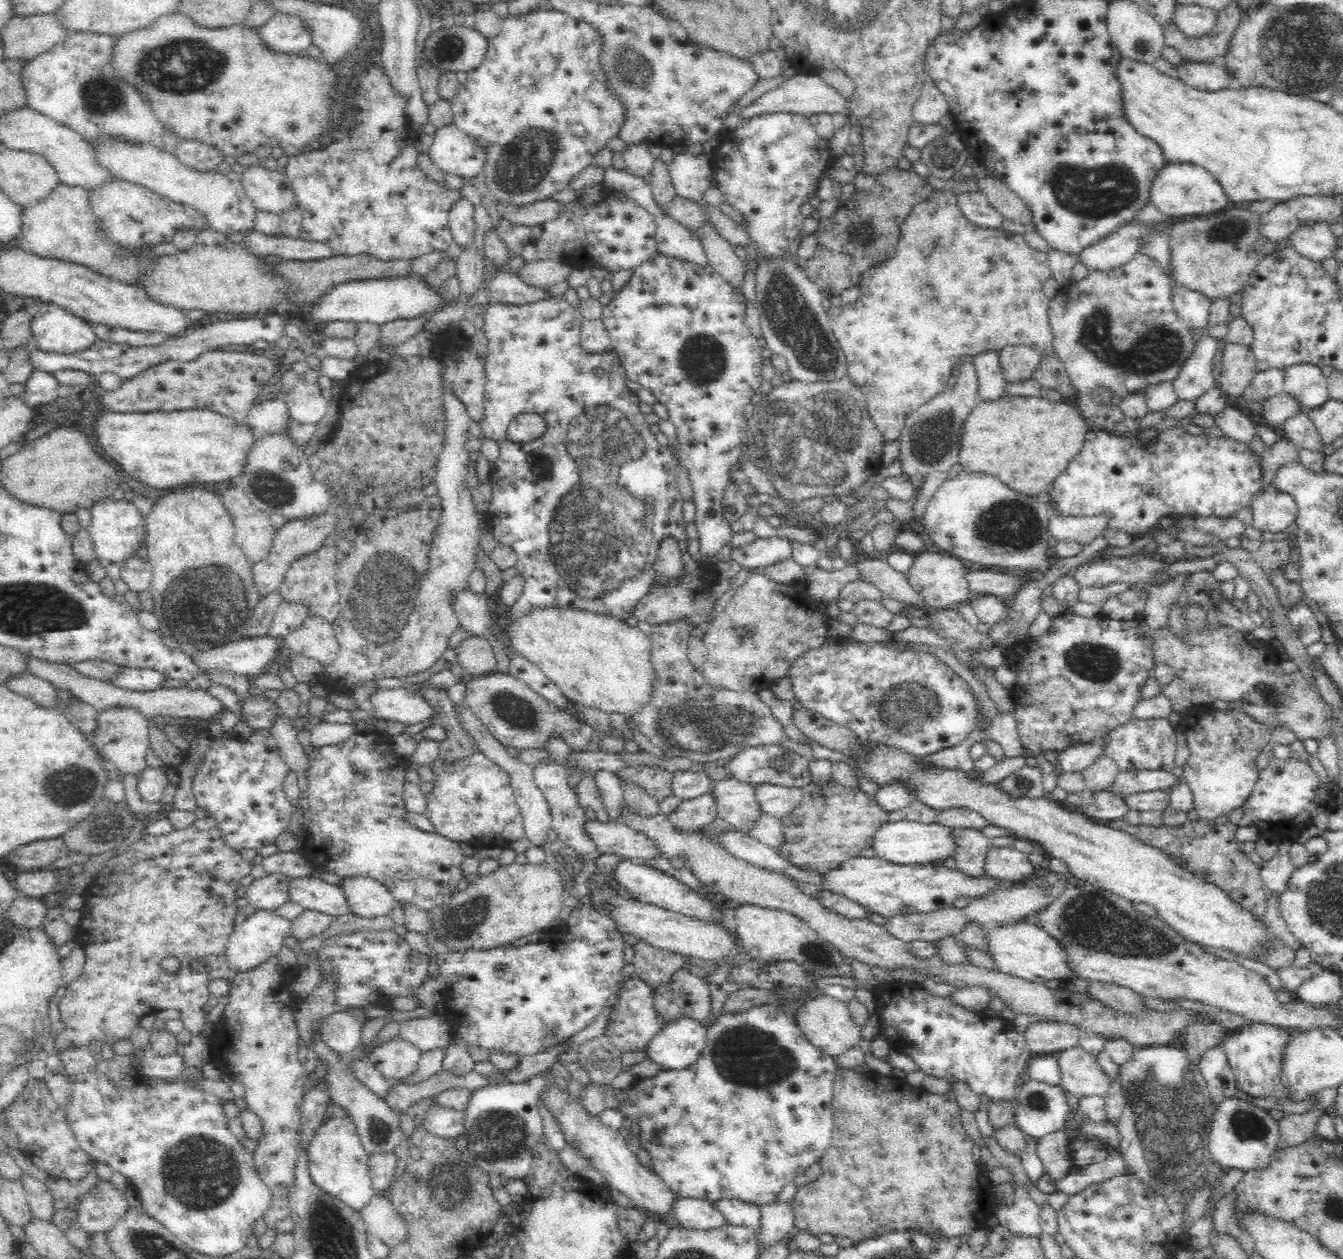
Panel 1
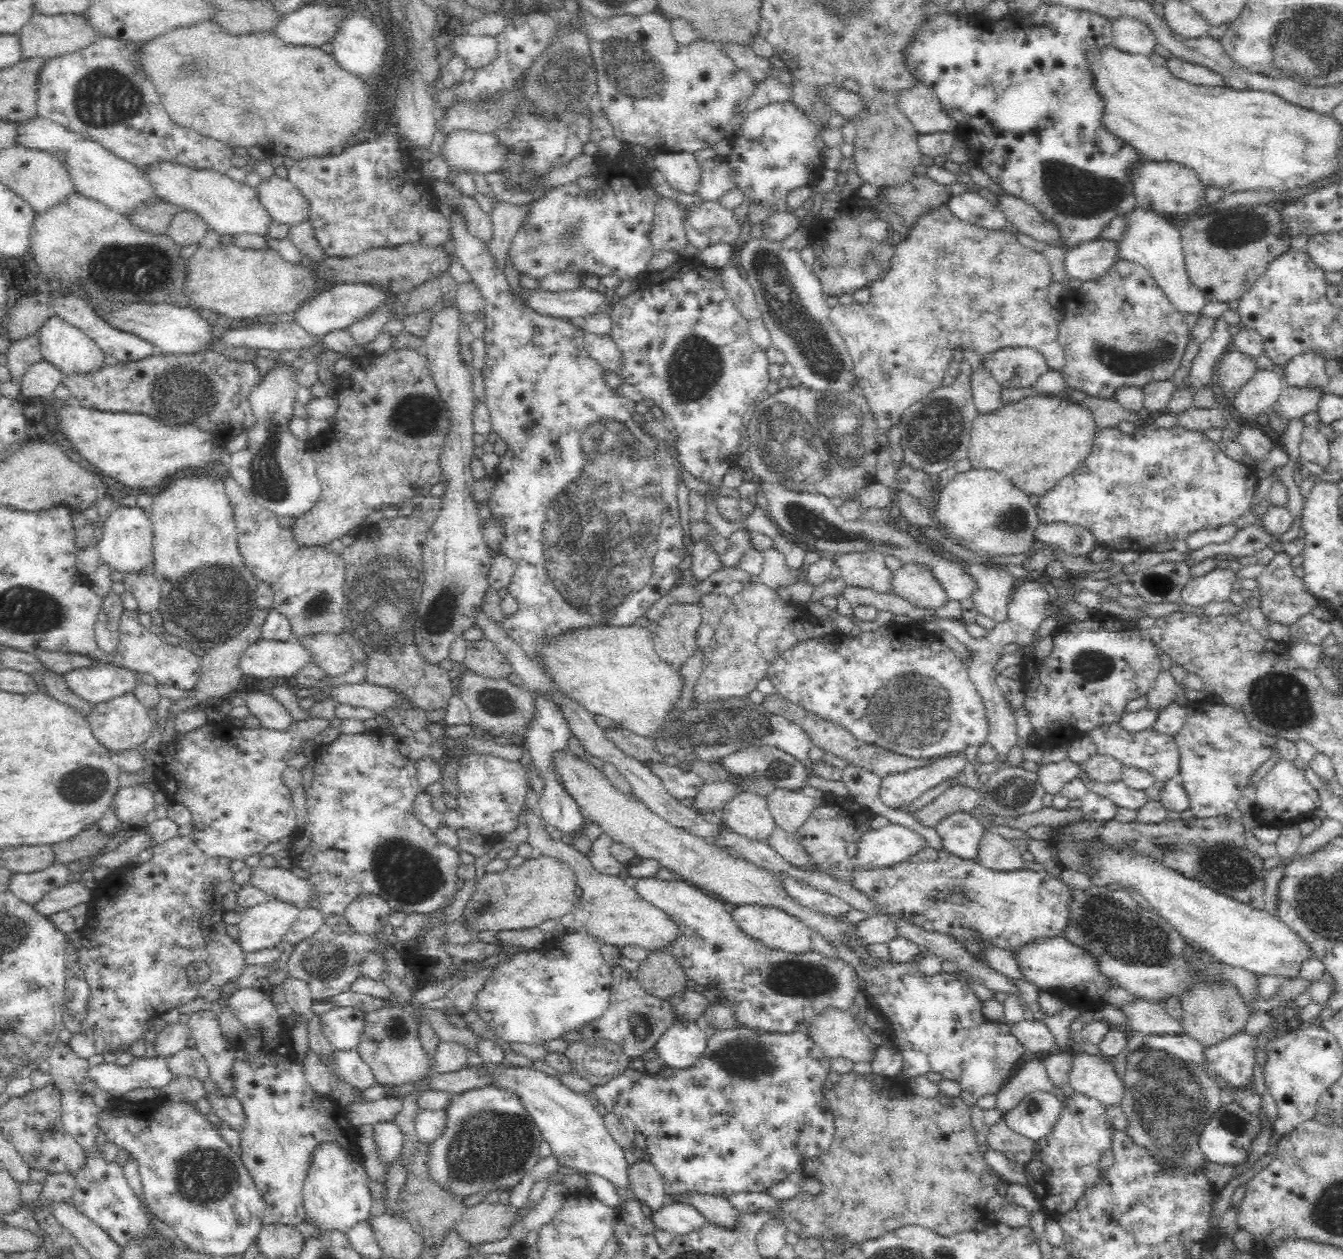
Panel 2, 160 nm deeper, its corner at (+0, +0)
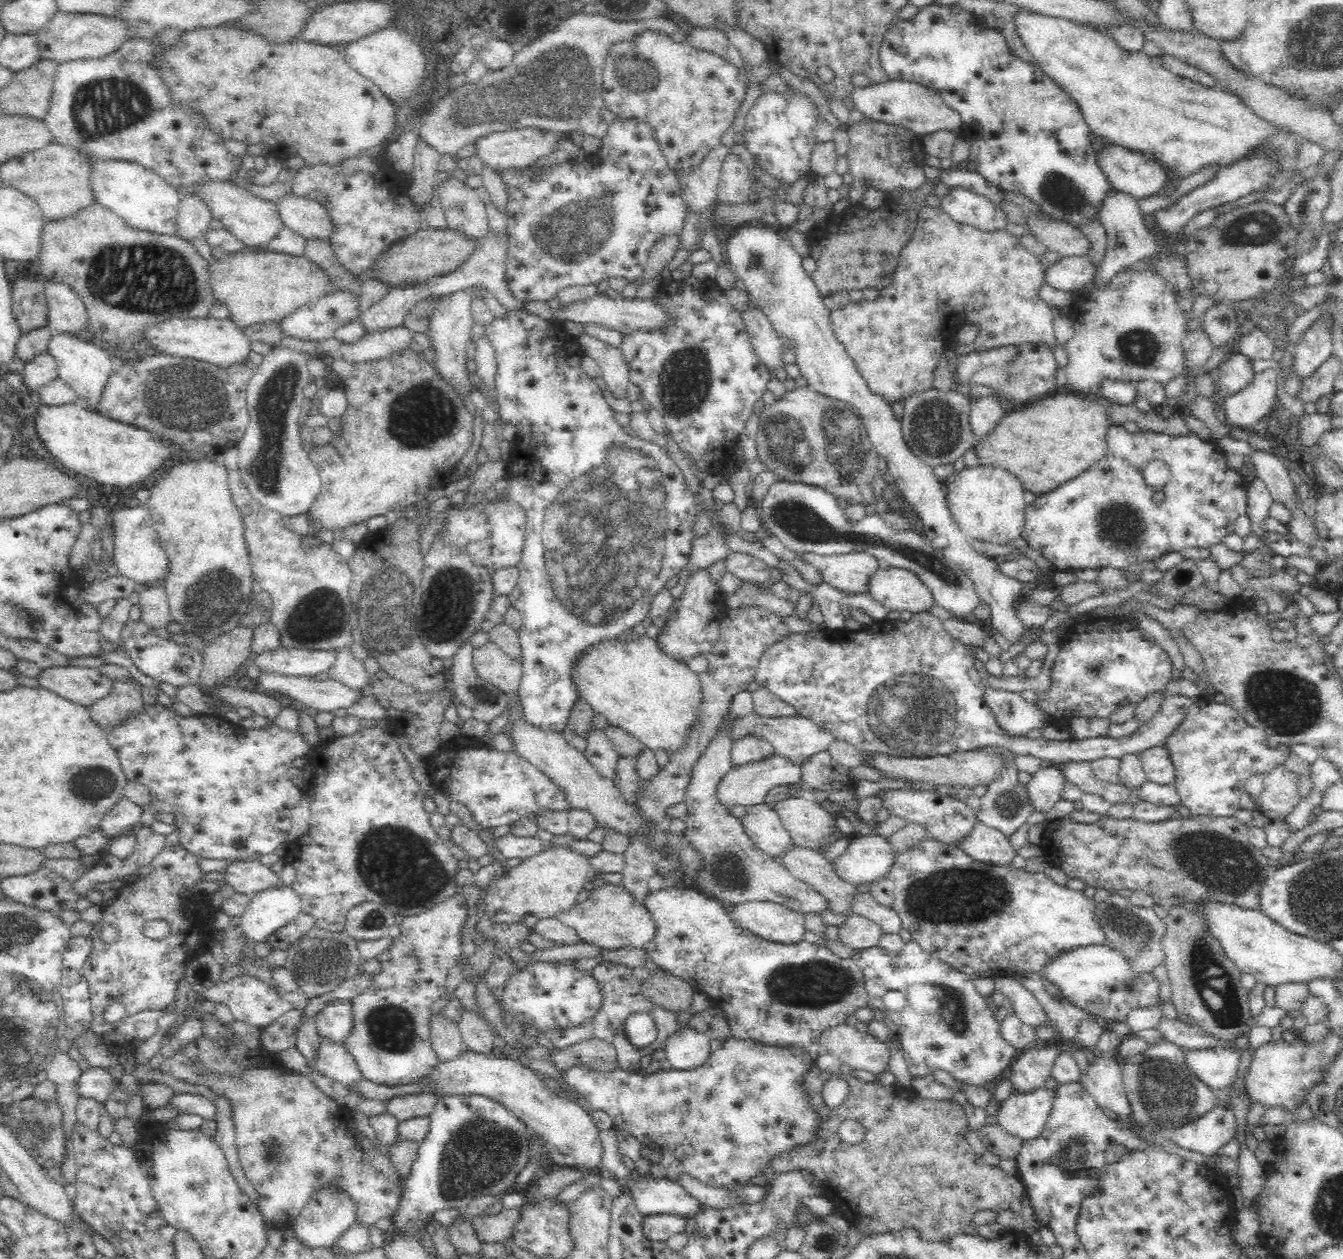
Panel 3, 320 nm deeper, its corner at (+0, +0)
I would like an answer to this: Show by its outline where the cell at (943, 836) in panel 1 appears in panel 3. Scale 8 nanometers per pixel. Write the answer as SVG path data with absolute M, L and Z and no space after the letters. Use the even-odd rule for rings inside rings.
M858 835L849 839L847 850L834 860L834 870L852 884L867 884L892 868L897 853L890 837Z

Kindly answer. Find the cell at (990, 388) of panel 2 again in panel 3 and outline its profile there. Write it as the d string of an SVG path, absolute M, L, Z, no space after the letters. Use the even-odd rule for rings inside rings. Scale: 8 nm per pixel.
M980 396L980 398L972 398L970 400L970 423L972 423L972 431L976 435L976 442L987 435L996 422L1004 416L1006 409L1002 408L999 399L991 396Z

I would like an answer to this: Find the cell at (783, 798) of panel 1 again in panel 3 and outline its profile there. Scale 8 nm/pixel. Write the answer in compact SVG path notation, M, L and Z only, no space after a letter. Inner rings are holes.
M793 796L778 800L773 809L790 835L792 843L817 850L822 843L832 841L829 840L829 834L836 825L835 816L820 802Z

